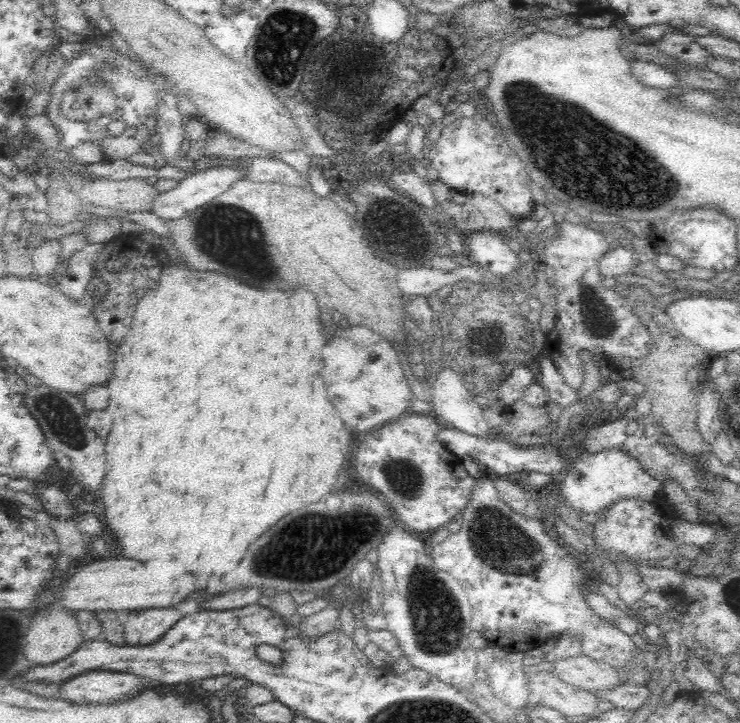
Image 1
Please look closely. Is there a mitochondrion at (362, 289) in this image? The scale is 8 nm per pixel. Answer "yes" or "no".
no

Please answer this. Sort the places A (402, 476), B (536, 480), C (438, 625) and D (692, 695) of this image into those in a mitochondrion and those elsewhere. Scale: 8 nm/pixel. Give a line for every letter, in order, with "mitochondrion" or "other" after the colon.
A: mitochondrion
B: other
C: mitochondrion
D: other

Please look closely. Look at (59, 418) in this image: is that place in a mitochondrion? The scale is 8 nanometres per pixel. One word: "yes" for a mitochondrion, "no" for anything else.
yes

